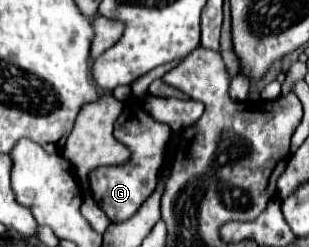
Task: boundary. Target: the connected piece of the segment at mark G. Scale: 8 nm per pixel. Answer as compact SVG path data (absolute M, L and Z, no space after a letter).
M131 99L125 103L125 111L119 115L113 133L115 139L131 151L131 157L127 163L121 165L93 169L89 177L89 193L95 203L107 213L107 217L113 223L119 223L133 217L143 205L143 201L147 201L147 197L153 193L157 185L157 171L161 167L171 129L163 123L157 123L149 113L145 113L141 101Z

